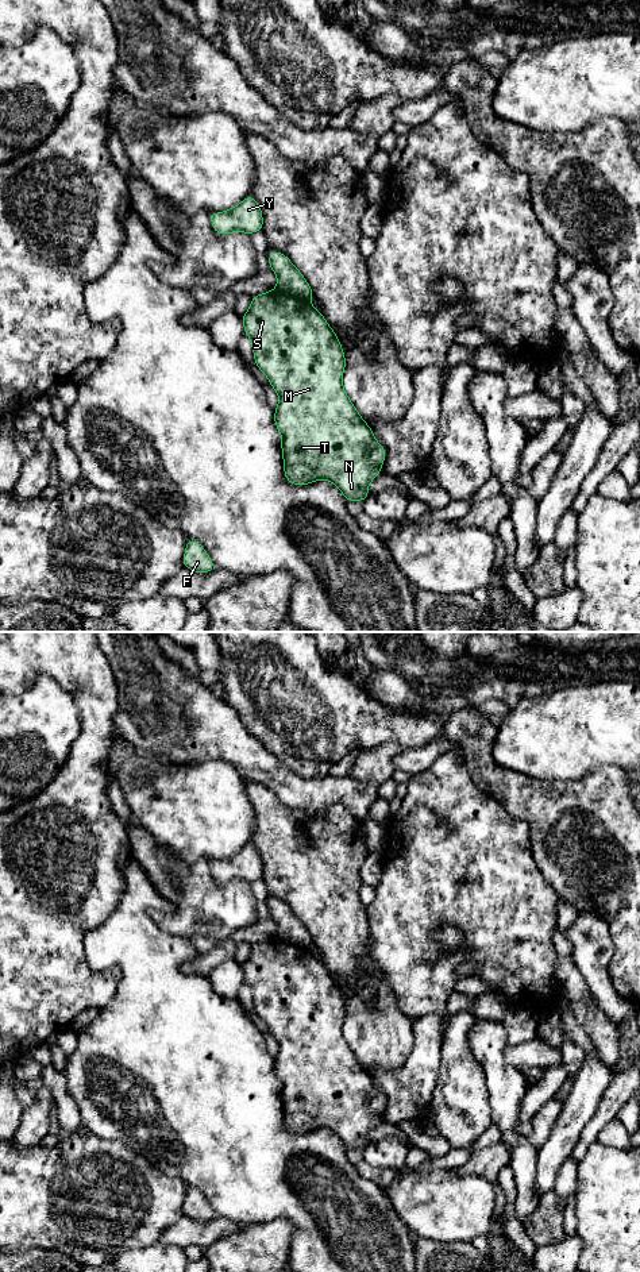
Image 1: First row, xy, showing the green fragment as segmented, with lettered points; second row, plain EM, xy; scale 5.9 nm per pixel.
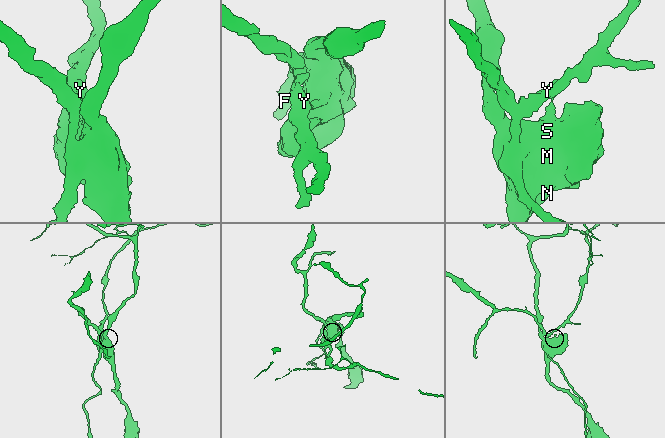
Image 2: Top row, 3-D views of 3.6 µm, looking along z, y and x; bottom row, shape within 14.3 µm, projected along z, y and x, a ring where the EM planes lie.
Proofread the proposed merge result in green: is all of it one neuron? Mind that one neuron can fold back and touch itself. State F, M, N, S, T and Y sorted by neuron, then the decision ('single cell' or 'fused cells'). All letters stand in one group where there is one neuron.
F Y / M N S T; fused cells

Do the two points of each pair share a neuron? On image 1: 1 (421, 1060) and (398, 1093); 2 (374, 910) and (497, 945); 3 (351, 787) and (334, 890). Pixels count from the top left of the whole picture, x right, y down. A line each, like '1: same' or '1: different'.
1: same
2: same
3: different

